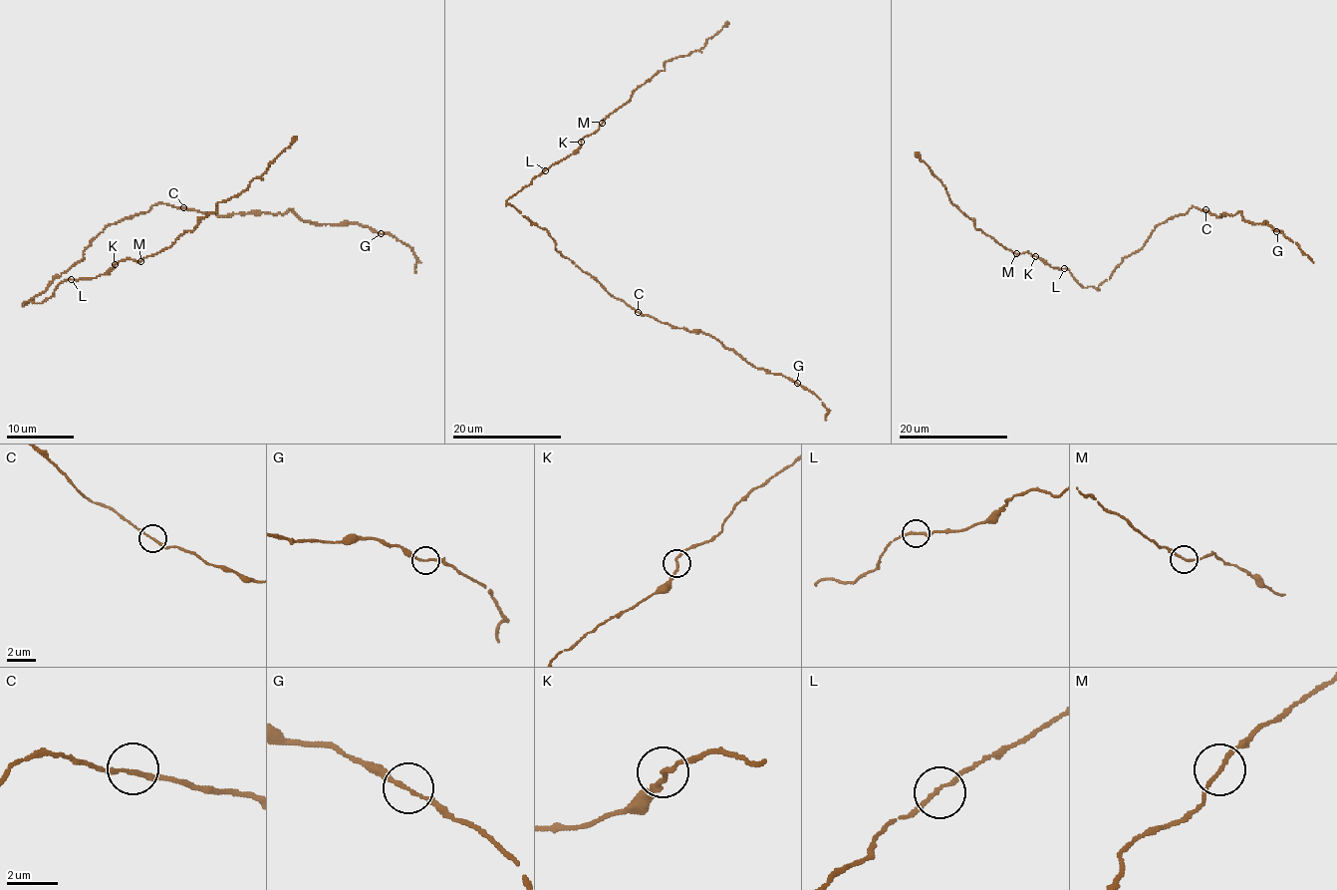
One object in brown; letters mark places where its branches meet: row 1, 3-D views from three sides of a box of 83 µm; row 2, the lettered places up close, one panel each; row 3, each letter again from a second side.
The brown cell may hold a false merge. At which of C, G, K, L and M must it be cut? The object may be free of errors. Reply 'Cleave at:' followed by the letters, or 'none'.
Cleave at: none

